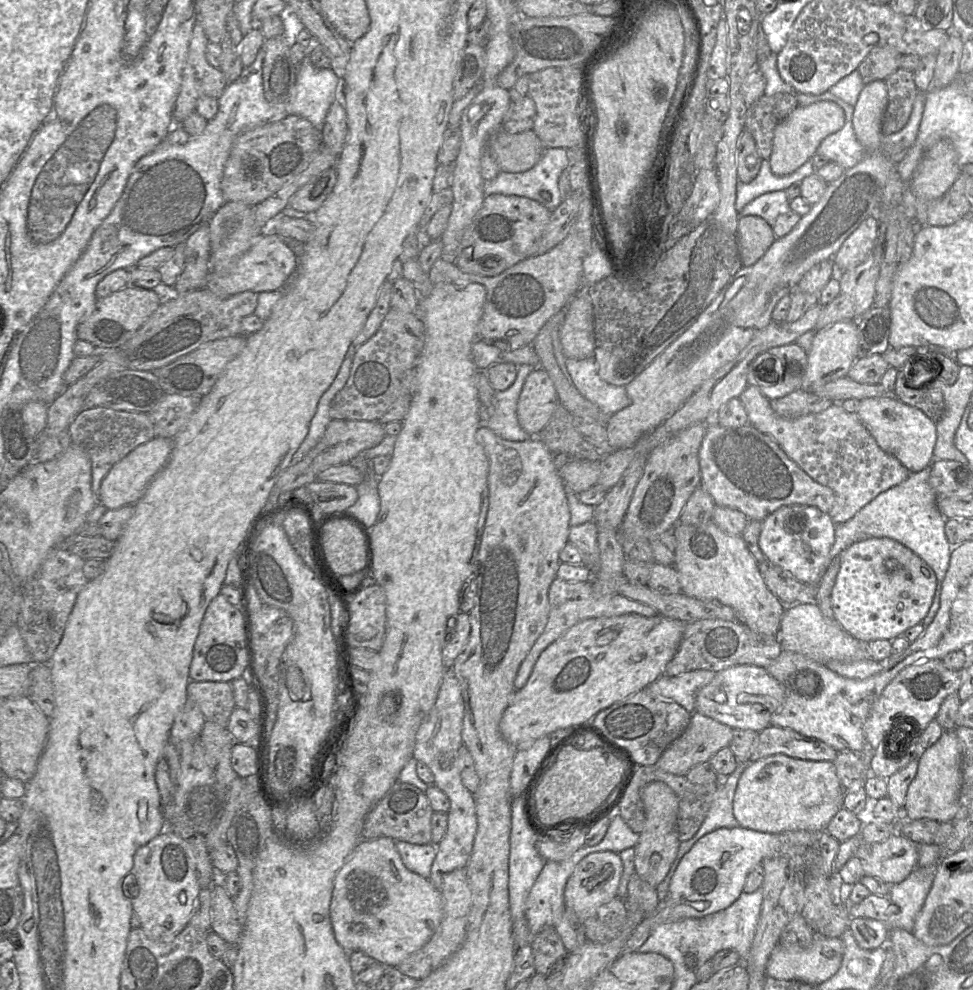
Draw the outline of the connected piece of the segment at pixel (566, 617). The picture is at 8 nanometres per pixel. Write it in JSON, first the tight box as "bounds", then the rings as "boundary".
{"bounds":[514,577,658,690],"boundary":[[[556,577],[549,588],[548,599],[550,605],[548,622],[518,670],[514,681],[515,690],[520,690],[526,685],[541,653],[578,622],[588,618],[608,618],[632,613],[645,617],[658,614],[651,606],[618,593],[595,592],[591,581],[566,581]]]}

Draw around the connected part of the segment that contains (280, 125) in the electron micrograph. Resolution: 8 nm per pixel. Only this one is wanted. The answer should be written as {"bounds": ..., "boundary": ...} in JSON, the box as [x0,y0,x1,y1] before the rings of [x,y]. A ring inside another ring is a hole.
{"bounds":[221,114,322,206],"boundary":[[[295,114],[239,134],[232,145],[221,181],[225,202],[255,206],[266,200],[300,174],[322,146],[322,131]]]}

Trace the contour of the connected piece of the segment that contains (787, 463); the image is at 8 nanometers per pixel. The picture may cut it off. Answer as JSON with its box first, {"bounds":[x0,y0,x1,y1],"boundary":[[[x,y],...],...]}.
{"bounds":[699,420,835,521],"boundary":[[[710,420],[699,449],[700,486],[710,494],[716,506],[726,506],[743,512],[749,520],[763,521],[781,506],[814,506],[829,513],[835,502],[833,490],[813,480],[804,472],[768,434],[750,423],[727,428]]]}

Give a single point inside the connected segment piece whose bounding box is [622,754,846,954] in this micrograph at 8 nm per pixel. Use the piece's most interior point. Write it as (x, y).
(781, 802)

